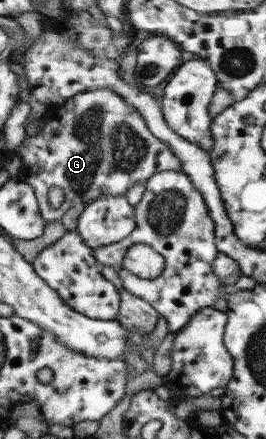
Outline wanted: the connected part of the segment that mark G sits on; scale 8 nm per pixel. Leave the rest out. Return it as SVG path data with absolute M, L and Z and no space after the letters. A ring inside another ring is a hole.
M112 88L79 93L61 107L48 111L49 122L44 122L41 132L25 137L25 146L18 153L22 169L17 176L18 181L29 183L35 189L48 224L62 221L72 207L92 204L104 195L125 195L155 173L183 171L181 159L167 143L154 137L143 113ZM52 187L63 189L65 201L58 209L52 209L48 203Z

